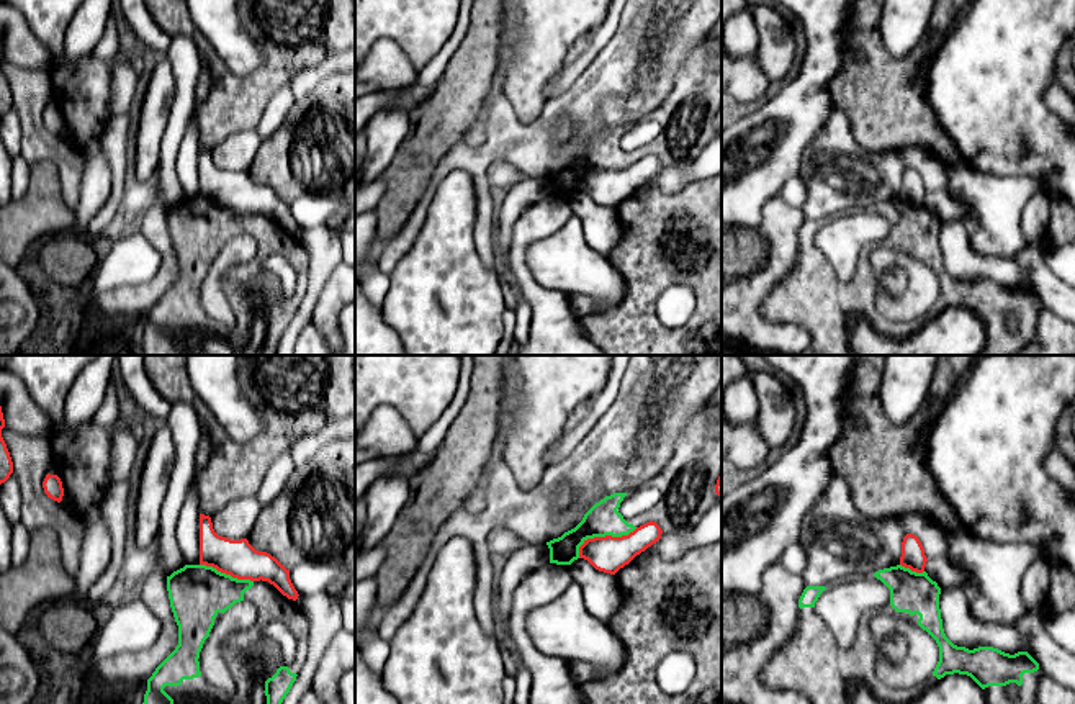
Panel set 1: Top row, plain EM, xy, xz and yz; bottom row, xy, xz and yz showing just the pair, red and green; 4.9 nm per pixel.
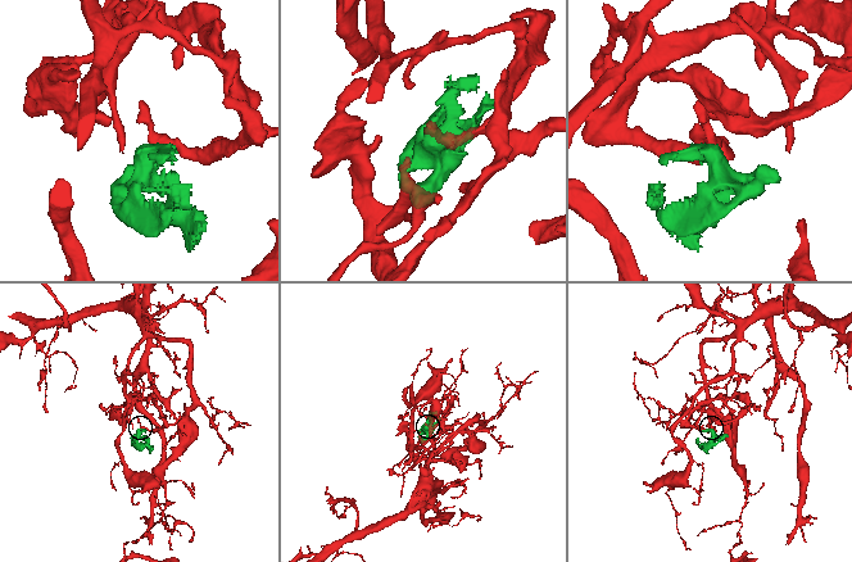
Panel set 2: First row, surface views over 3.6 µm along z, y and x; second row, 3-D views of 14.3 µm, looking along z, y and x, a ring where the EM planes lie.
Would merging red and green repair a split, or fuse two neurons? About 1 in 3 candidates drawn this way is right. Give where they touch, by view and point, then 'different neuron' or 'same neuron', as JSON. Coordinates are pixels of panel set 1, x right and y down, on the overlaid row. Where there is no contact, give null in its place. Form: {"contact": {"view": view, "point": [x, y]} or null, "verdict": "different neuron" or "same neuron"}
{"contact": {"view": "xz", "point": [602, 537]}, "verdict": "different neuron"}

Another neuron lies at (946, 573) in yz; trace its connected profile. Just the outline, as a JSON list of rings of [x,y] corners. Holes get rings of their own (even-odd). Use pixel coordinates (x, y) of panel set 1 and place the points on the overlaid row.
[[[944,555],[928,558],[924,571],[933,581],[938,583],[939,588],[960,586],[969,578],[967,570],[960,568]]]

